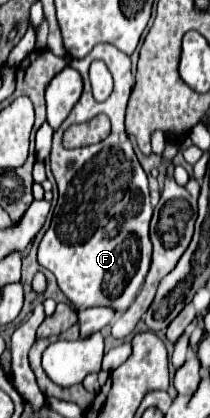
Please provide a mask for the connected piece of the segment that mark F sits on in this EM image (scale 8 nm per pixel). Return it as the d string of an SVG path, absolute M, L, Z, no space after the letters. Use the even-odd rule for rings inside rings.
M102 43L96 45L88 57L74 59L72 67L84 77L84 93L62 127L54 133L50 167L58 183L60 197L58 205L54 207L50 229L40 241L38 263L56 275L62 293L74 303L76 311L96 305L108 305L114 307L120 315L136 299L140 285L144 283L144 277L148 273L152 255L152 243L148 237L152 217L148 177L132 149L124 125L128 97L134 85L132 61L114 45ZM94 59L102 59L114 77L114 91L102 103L92 97L88 79L88 67ZM100 113L108 115L112 121L110 135L94 145L64 149L64 131L70 125L86 123Z

